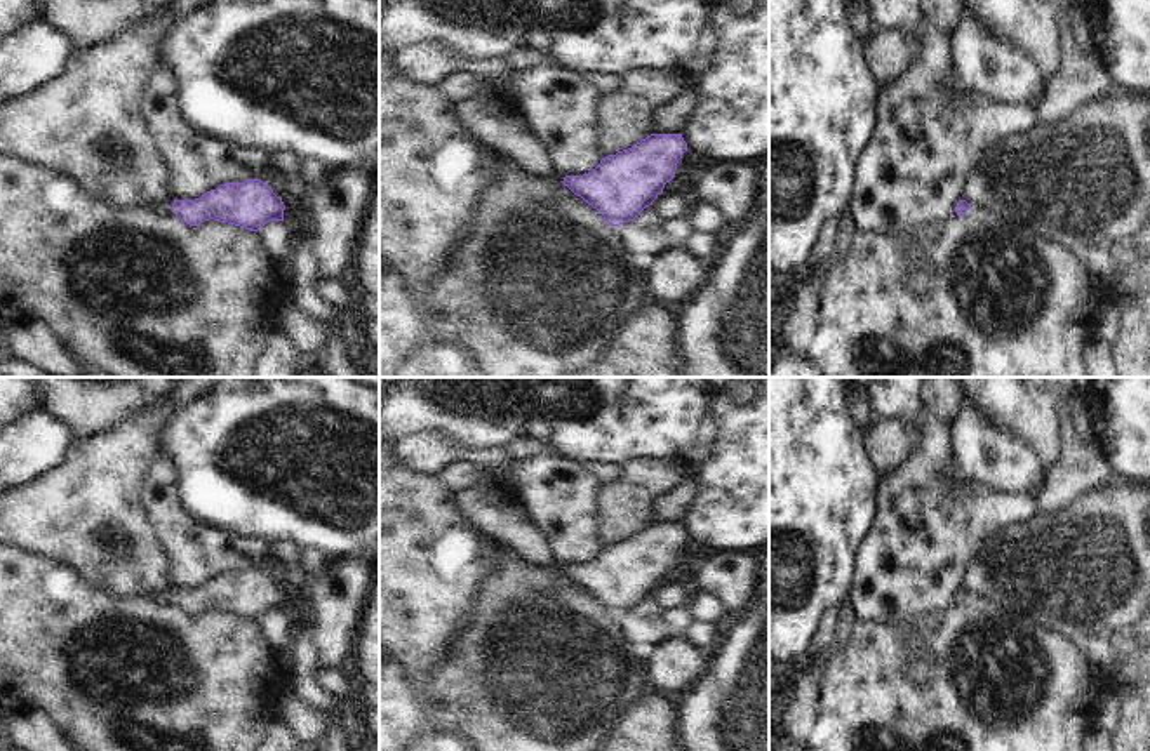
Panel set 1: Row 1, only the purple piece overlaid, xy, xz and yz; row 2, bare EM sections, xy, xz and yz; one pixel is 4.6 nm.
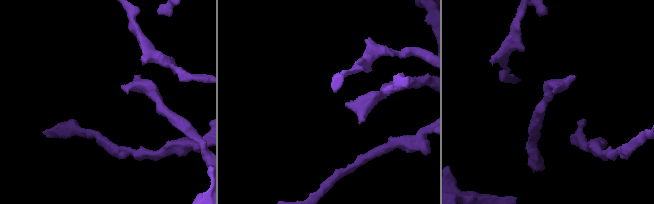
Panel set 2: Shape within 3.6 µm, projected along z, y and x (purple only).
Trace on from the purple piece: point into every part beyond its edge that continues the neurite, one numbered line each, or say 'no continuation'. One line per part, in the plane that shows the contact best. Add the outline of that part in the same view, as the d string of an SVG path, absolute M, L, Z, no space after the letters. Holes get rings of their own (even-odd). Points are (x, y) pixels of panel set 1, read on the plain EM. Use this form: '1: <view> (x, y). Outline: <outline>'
1: xy (166, 597). Outline: M164 589L162 593L146 595L144 600L151 600L155 603L174 603L172 593L172 589Z

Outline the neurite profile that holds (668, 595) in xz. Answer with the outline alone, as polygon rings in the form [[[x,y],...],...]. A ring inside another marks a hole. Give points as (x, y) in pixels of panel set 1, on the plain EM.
[[[661,582],[652,591],[654,600],[661,610],[689,605],[692,596],[687,593],[682,582]]]

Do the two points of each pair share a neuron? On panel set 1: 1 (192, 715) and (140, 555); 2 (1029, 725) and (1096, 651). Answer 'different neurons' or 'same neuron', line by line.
1: different neurons
2: different neurons

